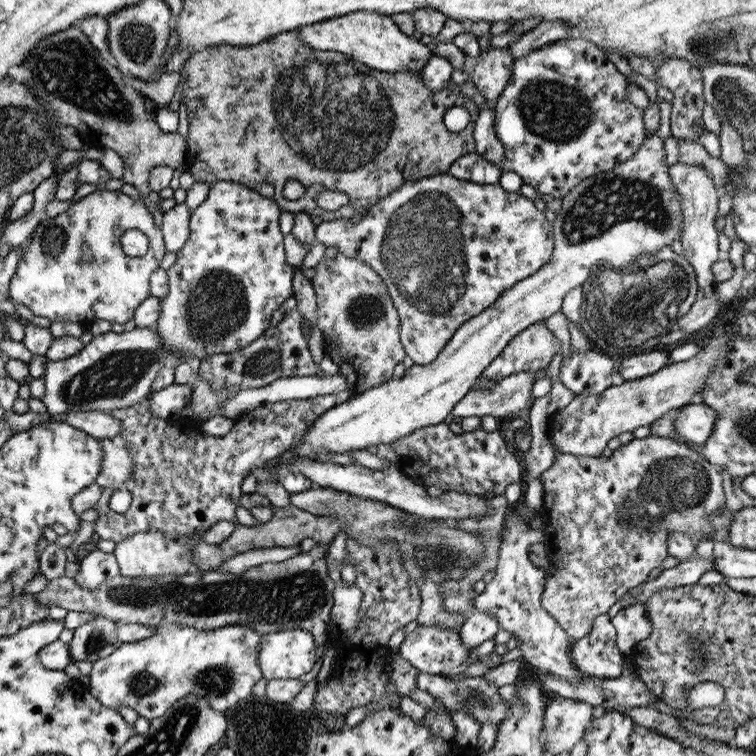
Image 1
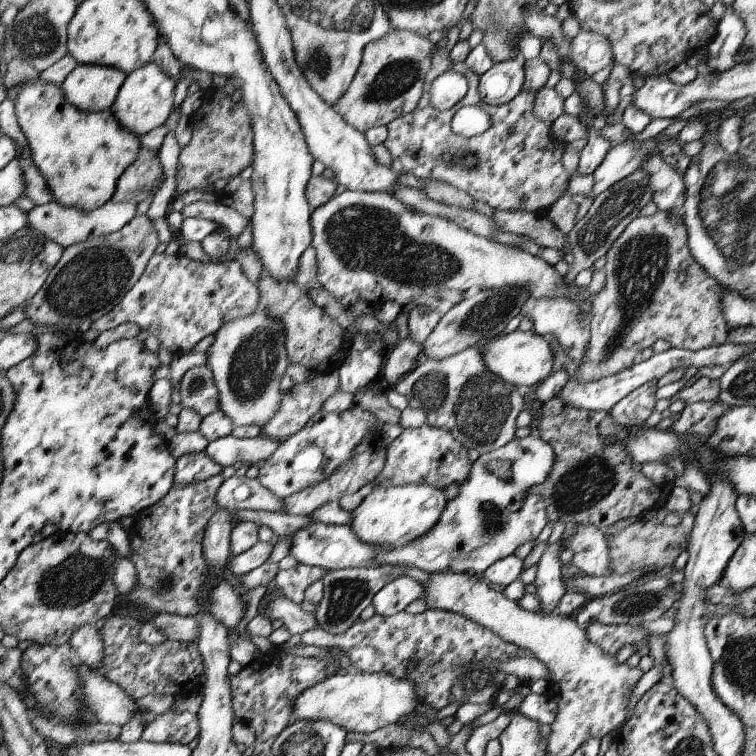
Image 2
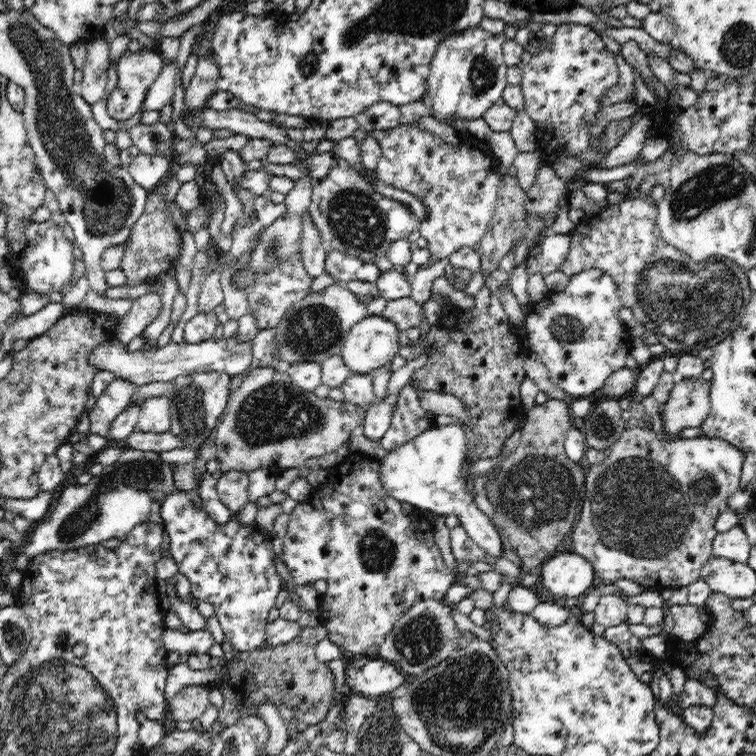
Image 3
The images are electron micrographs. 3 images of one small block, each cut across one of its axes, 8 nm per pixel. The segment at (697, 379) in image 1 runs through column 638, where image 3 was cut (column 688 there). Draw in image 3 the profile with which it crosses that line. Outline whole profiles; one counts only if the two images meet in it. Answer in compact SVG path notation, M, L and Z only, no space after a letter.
M690 378L674 384L668 402L662 406L662 418L670 434L680 434L684 428L700 428L710 416L712 382Z

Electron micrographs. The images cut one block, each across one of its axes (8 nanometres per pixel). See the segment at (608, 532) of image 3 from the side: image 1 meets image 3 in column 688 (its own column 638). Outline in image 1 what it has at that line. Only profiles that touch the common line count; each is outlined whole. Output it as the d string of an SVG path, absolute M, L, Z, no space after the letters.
M647 436L647 438L635 438L623 446L619 446L617 450L613 450L611 456L573 456L573 454L557 454L555 462L541 474L541 484L543 484L543 506L539 508L541 514L541 522L543 522L543 544L545 544L545 552L547 558L545 562L549 562L549 566L545 566L545 590L541 592L541 606L543 610L565 630L565 634L569 636L569 640L579 640L583 636L589 634L589 630L593 628L593 620L597 620L597 616L607 614L607 610L623 598L623 594L631 588L637 588L639 584L643 584L647 580L647 574L661 566L661 562L669 556L667 554L667 538L673 532L683 532L687 536L691 536L693 540L697 538L713 538L717 536L711 524L711 518L721 512L725 508L725 496L721 490L721 476L719 476L719 468L715 468L711 462L707 462L699 452L689 450L683 442L673 442L671 438L663 438L663 436Z

